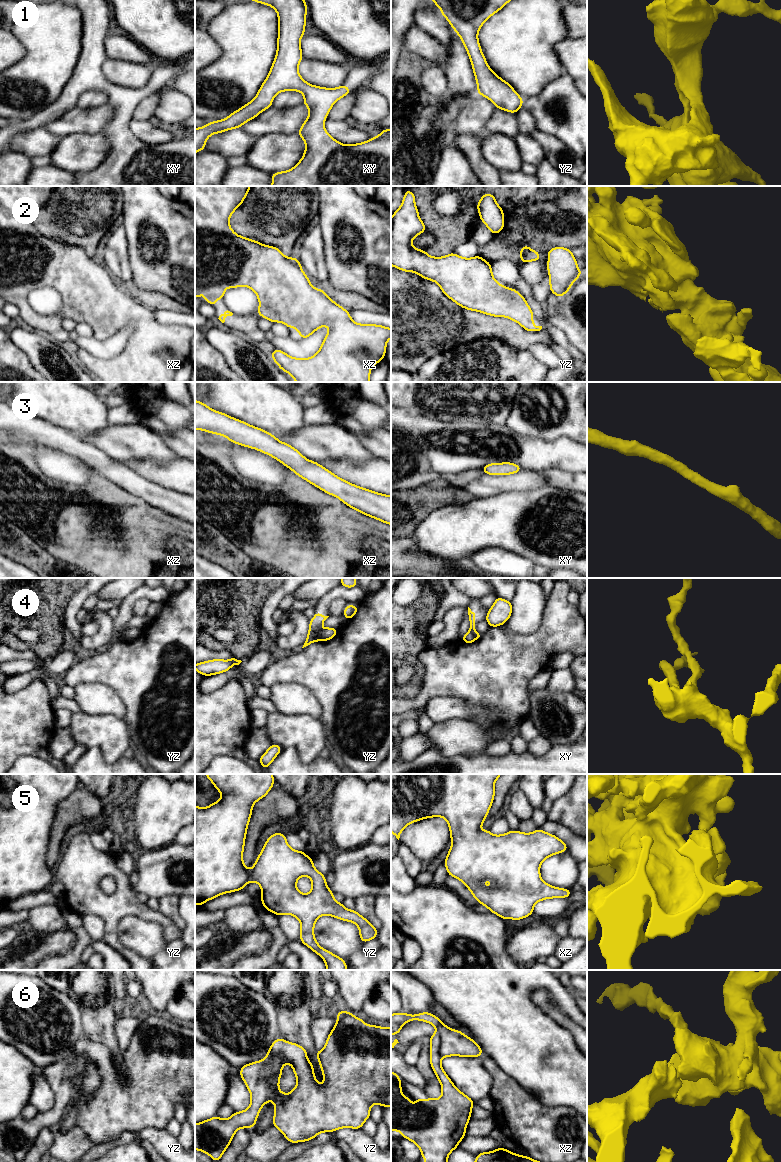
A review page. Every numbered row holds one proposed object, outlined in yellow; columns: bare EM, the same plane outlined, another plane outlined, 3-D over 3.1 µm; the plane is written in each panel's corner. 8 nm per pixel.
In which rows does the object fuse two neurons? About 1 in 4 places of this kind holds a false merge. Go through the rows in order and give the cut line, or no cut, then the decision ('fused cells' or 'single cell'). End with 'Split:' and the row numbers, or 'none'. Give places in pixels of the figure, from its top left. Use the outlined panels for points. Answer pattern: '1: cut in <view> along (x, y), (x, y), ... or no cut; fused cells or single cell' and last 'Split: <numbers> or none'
1: no cut; single cell
2: no cut; single cell
3: no cut; single cell
4: cut in yz along (320, 630), (322, 640); fused cells
5: no cut; single cell
6: no cut; single cell
Split: 4

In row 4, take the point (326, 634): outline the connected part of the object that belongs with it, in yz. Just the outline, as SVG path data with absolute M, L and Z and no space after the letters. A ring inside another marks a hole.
M329 627L329 628L324 628L320 631L320 635L322 638L322 641L328 641L331 640L336 636L339 630Z

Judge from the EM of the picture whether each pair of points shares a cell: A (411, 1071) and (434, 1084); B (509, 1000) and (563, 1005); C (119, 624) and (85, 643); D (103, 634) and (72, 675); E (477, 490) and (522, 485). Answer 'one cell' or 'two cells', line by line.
A: two cells
B: one cell
C: two cells
D: two cells
E: one cell

